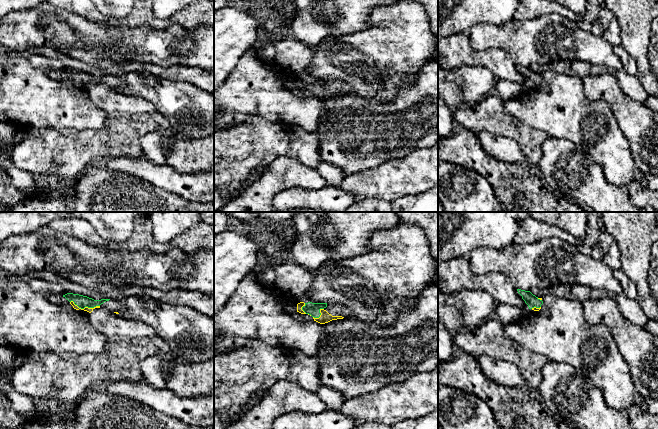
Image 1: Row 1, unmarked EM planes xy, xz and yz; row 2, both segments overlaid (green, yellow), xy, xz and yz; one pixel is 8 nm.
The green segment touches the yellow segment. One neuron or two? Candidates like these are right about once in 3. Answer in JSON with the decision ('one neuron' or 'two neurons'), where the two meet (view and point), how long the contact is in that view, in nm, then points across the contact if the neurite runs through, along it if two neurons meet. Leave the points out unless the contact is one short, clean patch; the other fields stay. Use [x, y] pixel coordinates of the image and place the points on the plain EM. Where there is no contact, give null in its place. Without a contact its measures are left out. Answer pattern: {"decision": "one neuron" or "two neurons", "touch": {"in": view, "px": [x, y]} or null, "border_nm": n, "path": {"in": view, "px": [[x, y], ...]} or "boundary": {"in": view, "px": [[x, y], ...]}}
{"decision": "one neuron", "touch": {"in": "xy", "px": [85, 82]}, "border_nm": 240}

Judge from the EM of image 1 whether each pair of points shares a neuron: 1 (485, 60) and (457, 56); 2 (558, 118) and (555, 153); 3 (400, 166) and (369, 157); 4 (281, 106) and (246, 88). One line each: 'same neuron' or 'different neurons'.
1: same neuron
2: different neurons
3: different neurons
4: same neuron

